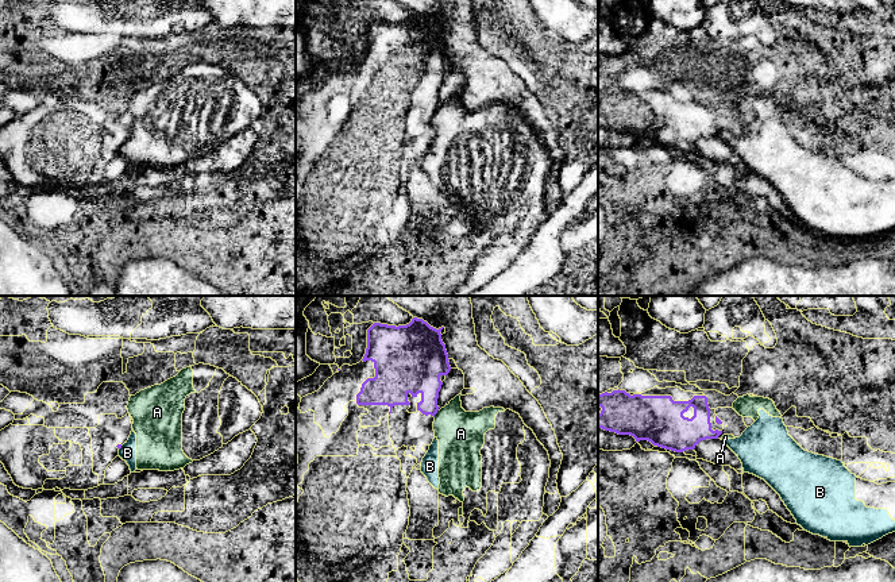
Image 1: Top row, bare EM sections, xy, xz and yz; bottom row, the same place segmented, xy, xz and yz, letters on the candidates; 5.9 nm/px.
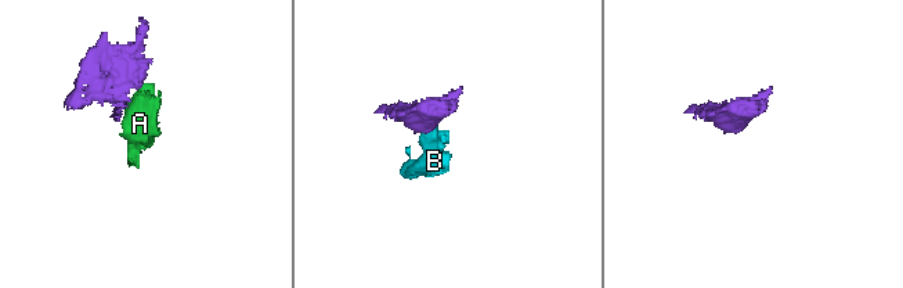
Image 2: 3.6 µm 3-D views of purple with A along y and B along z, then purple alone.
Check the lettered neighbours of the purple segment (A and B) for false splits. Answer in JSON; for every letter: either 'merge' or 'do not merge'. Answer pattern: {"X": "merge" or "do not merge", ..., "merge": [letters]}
{"A": "do not merge", "B": "do not merge", "merge": []}

